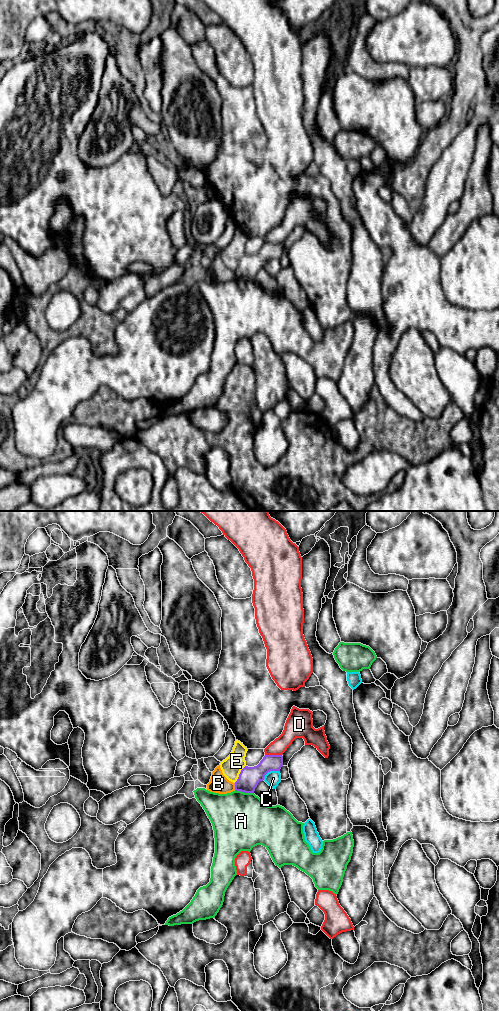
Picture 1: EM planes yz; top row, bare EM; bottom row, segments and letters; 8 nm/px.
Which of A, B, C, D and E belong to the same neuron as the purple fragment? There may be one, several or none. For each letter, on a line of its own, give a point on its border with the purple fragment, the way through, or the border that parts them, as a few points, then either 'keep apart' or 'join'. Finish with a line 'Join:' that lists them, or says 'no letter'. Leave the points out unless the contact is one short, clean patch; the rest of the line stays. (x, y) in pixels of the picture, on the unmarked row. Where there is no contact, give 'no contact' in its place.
A: meets purple in yz at (244, 280); border along yz (235, 277), (241, 280), (253, 281); keep apart
B: meets purple in yz at (235, 274); border along yz (234, 271), (235, 277); keep apart
C: meets purple in yz at (270, 258); border along yz (279, 258), (270, 258), (263, 267); keep apart
D: meets purple in yz at (273, 243); border along yz (265, 242), (281, 243); keep apart
E: meets purple in yz at (239, 262); border along yz (245, 253), (234, 270); keep apart
Join: no letter

